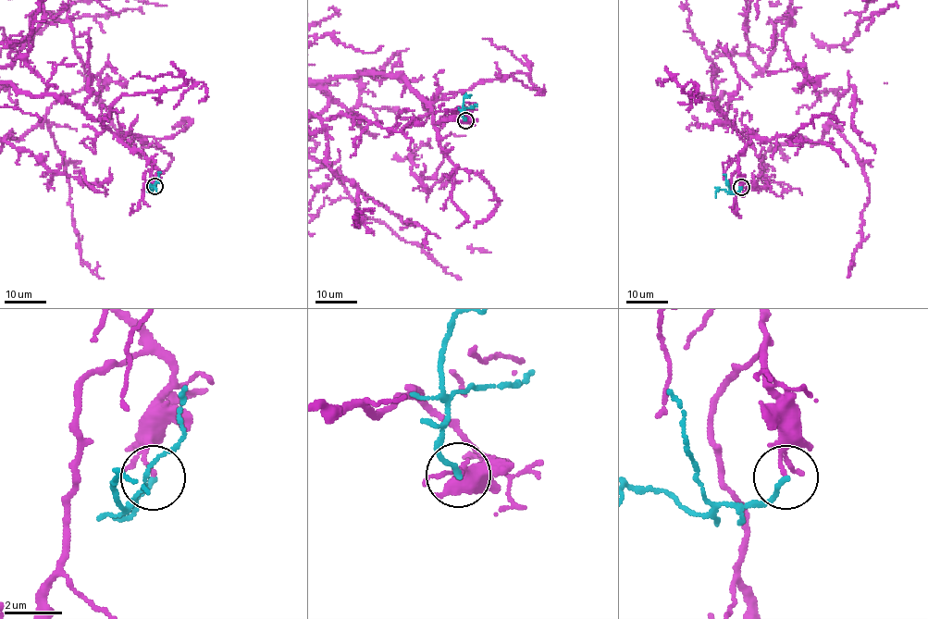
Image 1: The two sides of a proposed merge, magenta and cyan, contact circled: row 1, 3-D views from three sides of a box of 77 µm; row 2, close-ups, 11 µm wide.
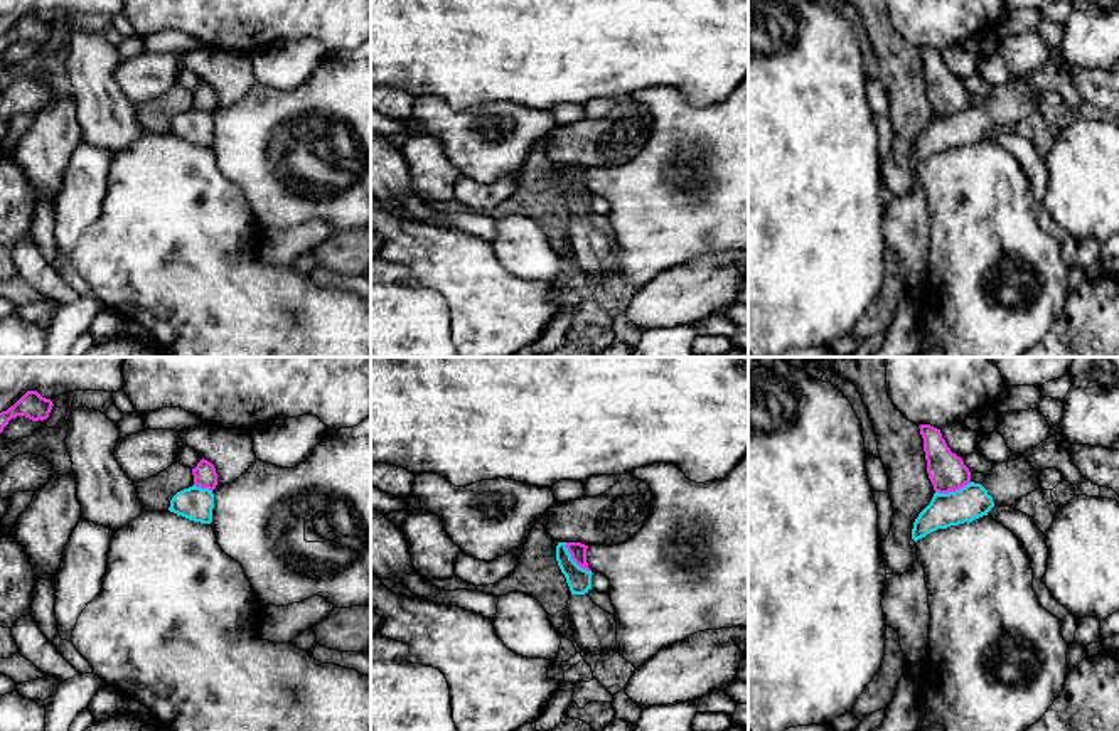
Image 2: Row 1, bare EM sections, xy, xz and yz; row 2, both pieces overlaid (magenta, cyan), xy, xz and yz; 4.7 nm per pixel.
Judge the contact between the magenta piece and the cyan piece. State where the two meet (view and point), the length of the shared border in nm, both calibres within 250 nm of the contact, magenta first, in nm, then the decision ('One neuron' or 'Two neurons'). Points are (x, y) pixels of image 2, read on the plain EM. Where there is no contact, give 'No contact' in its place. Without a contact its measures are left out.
Touches magenta at xz (573, 182). Shared border 190 nm. Thickness 80 nm (magenta) against 120 nm. Two neurons

